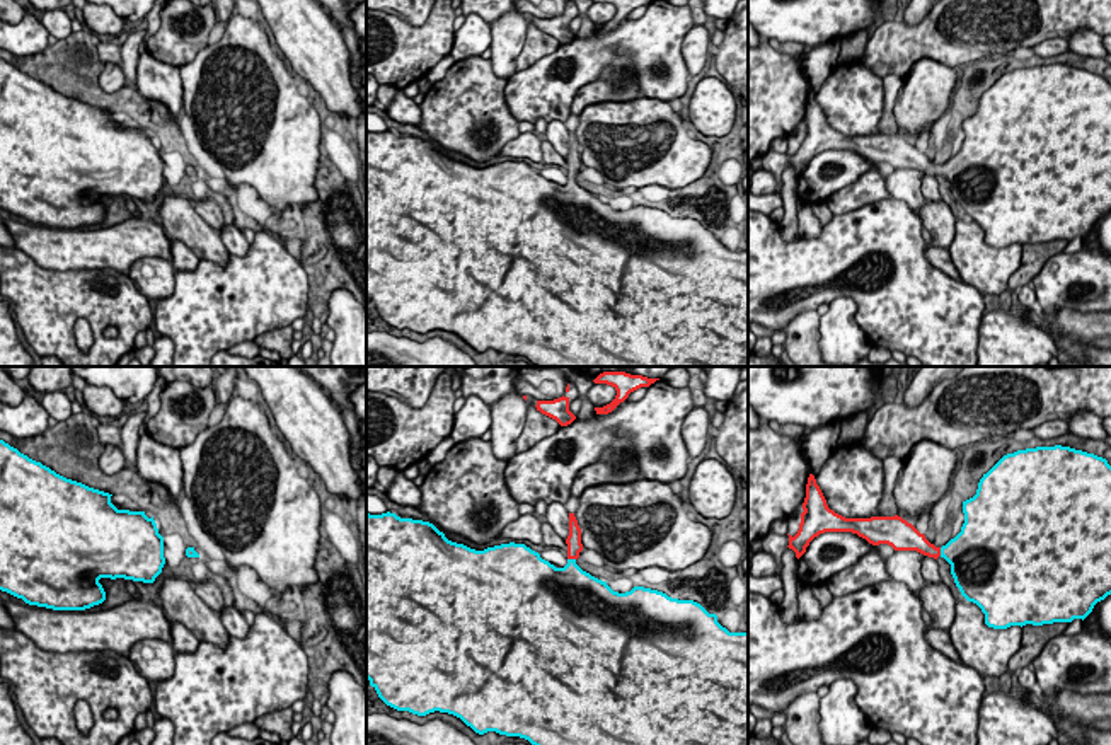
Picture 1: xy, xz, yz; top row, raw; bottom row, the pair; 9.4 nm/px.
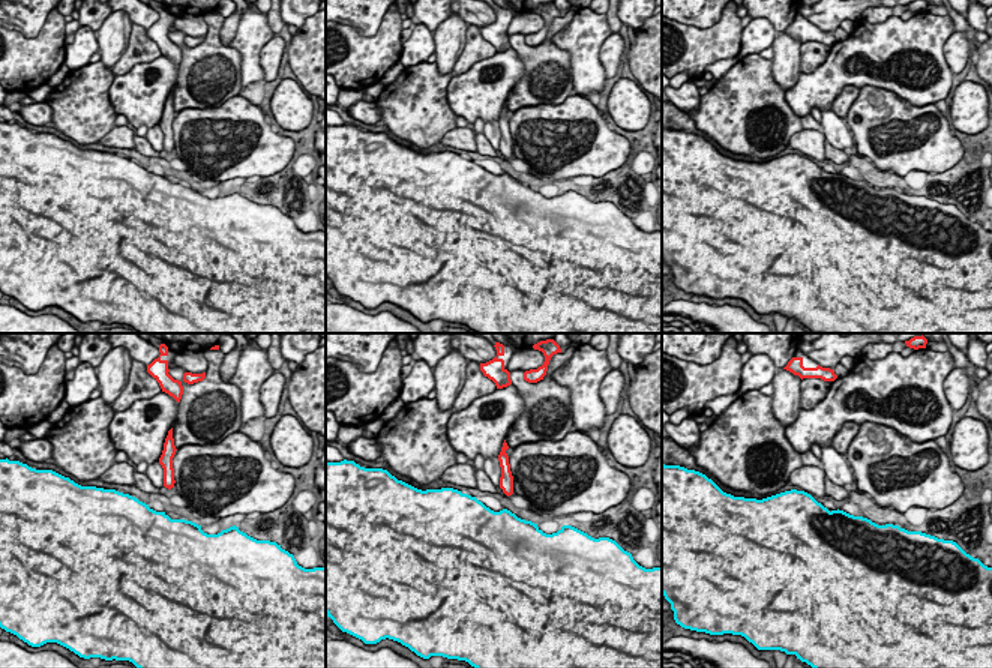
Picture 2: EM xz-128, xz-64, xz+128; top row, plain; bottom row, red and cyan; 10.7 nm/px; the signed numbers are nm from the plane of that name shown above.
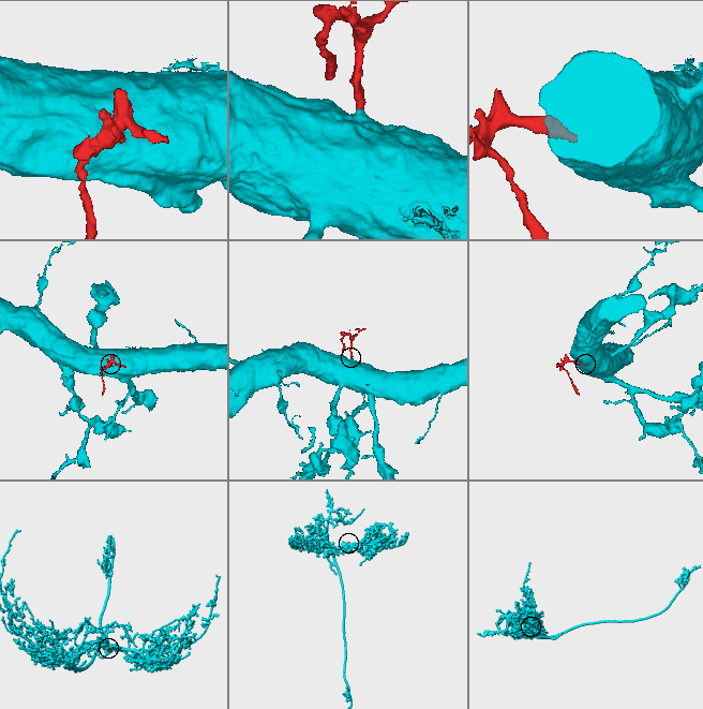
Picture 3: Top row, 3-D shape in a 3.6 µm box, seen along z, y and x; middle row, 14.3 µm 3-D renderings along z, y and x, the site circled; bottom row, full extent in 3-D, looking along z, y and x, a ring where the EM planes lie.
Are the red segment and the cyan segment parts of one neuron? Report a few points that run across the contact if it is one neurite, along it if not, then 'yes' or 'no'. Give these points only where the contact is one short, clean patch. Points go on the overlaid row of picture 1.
yes

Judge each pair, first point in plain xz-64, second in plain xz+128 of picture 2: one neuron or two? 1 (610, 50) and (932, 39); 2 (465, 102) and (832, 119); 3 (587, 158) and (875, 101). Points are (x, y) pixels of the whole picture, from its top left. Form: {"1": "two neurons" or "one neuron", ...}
{"1": "two neurons", "2": "two neurons", "3": "one neuron"}

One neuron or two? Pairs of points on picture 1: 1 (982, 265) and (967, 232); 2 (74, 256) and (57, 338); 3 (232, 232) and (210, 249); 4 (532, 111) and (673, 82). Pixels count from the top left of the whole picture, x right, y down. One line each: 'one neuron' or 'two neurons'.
1: one neuron
2: two neurons
3: two neurons
4: one neuron

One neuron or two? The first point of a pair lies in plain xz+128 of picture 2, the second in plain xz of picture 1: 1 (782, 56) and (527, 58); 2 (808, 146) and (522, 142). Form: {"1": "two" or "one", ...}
{"1": "two", "2": "one"}

